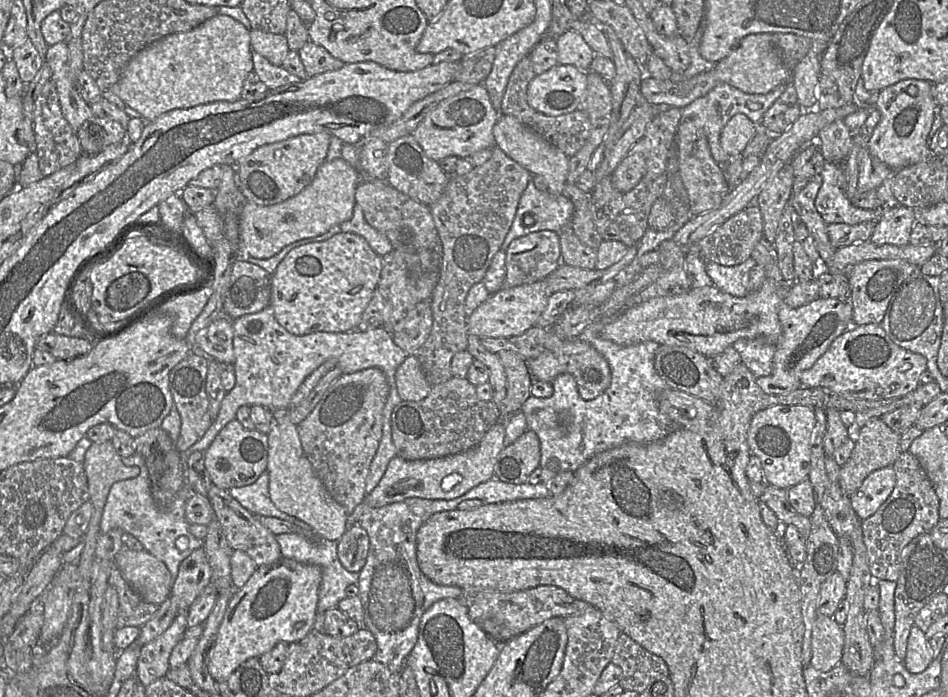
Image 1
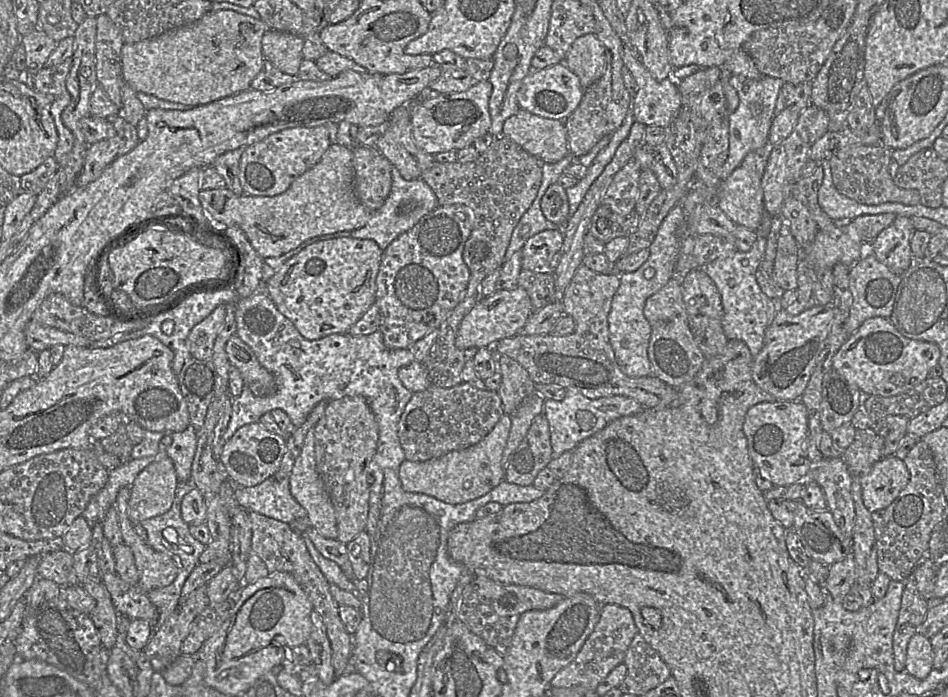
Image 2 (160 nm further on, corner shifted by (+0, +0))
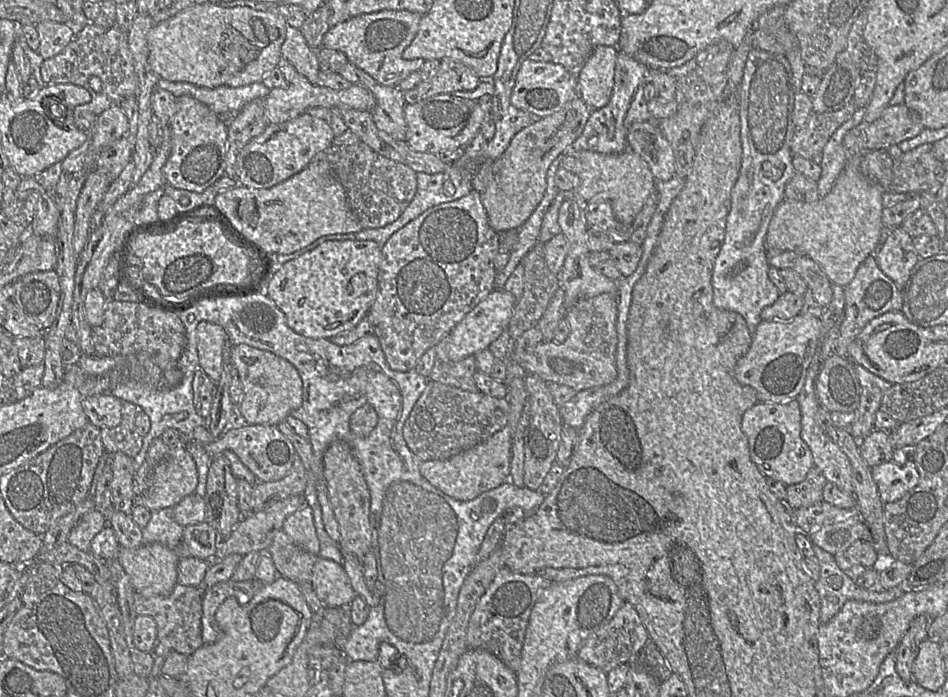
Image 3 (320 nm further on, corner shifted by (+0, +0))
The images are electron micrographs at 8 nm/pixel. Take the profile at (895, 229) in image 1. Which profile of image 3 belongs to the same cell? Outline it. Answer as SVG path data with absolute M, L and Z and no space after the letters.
M900 226L893 228L877 255L879 268L901 290L919 260L913 238Z

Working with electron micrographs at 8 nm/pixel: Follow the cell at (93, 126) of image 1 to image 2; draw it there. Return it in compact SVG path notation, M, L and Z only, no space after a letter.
M118 135L89 145L84 167L76 179L75 188L84 187L97 180L103 171L118 157L120 148L121 138Z

